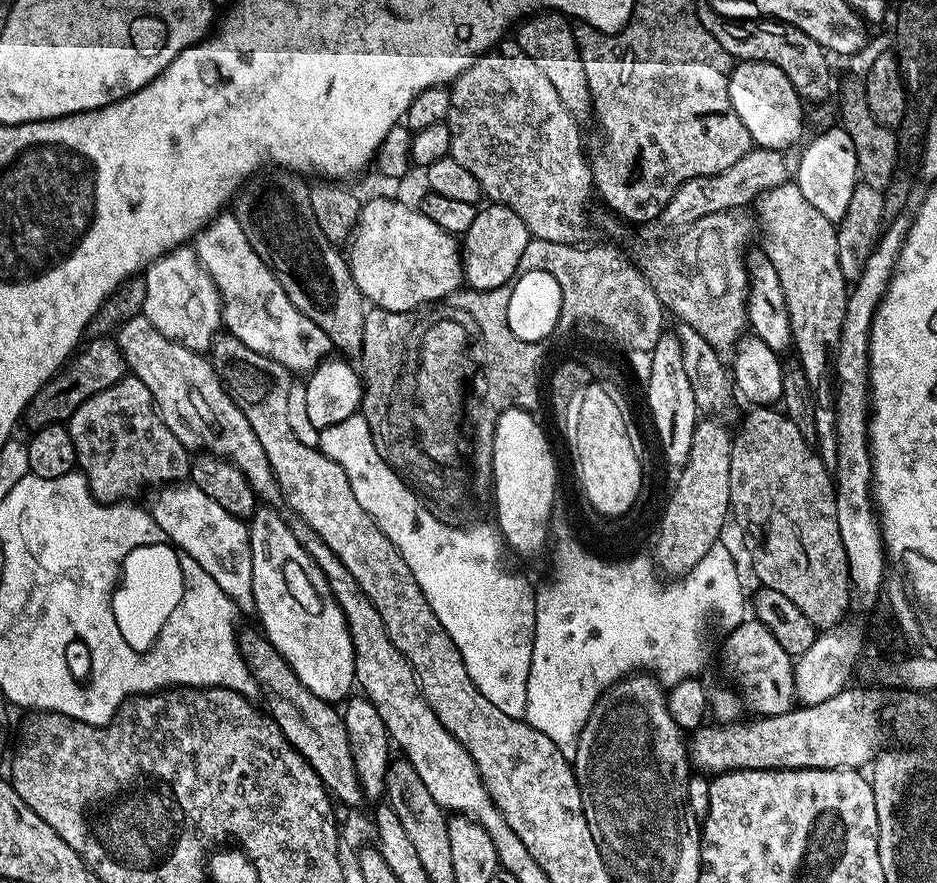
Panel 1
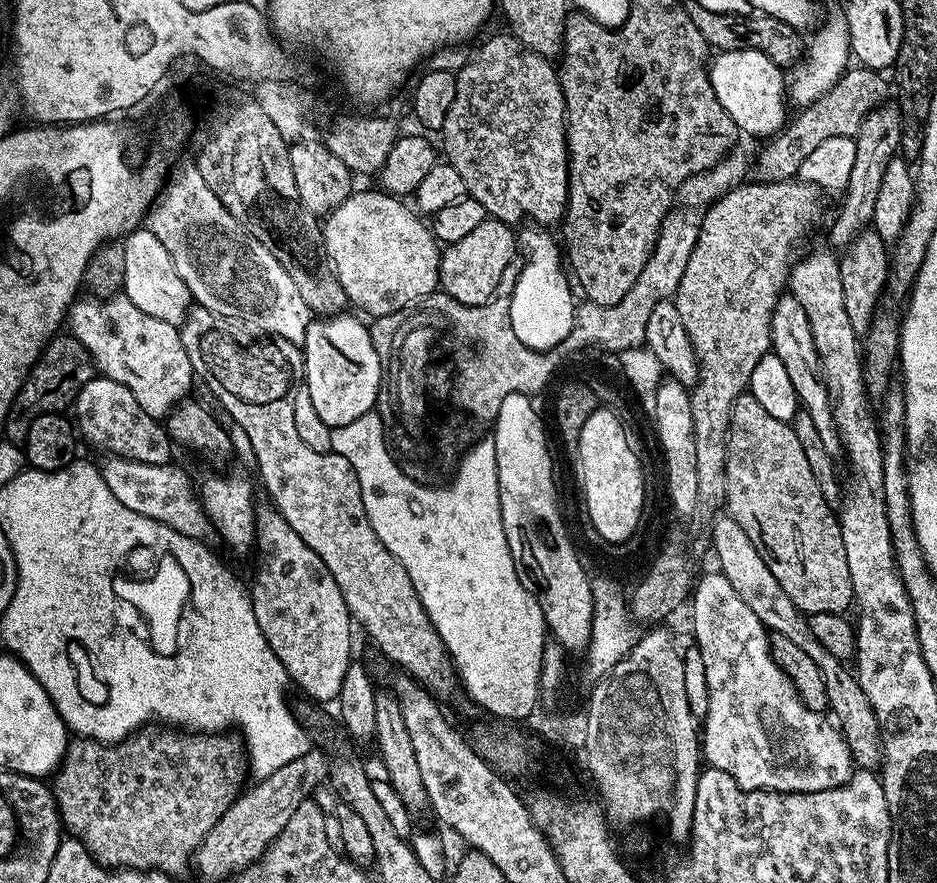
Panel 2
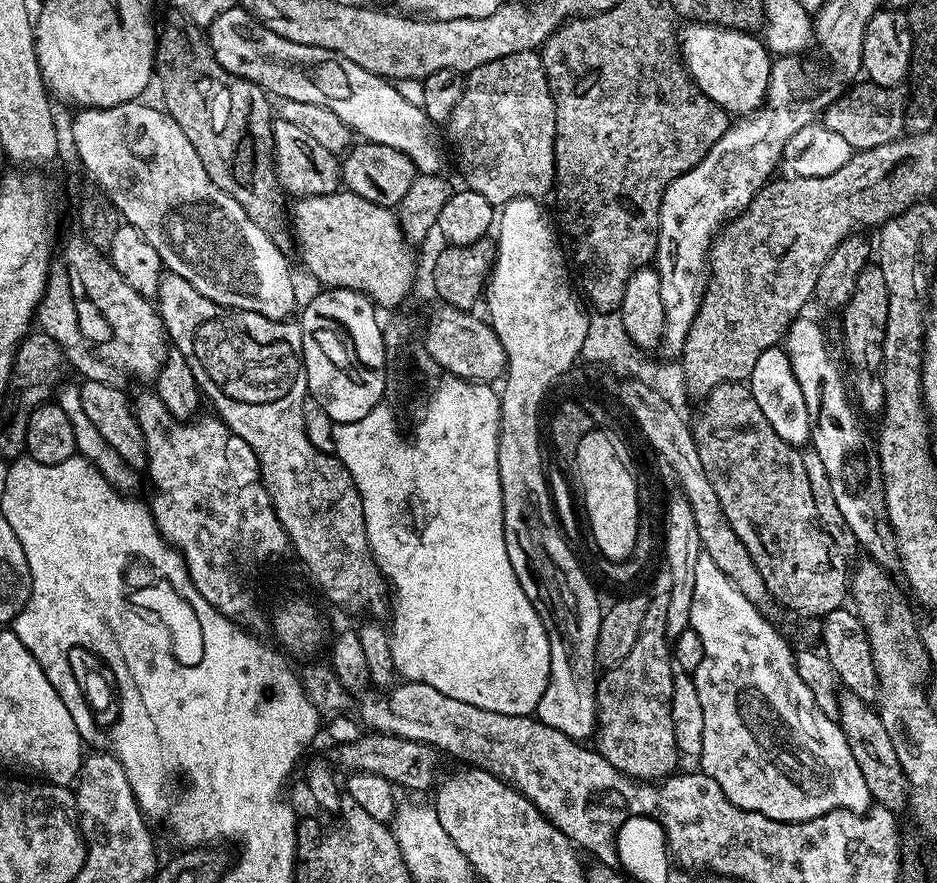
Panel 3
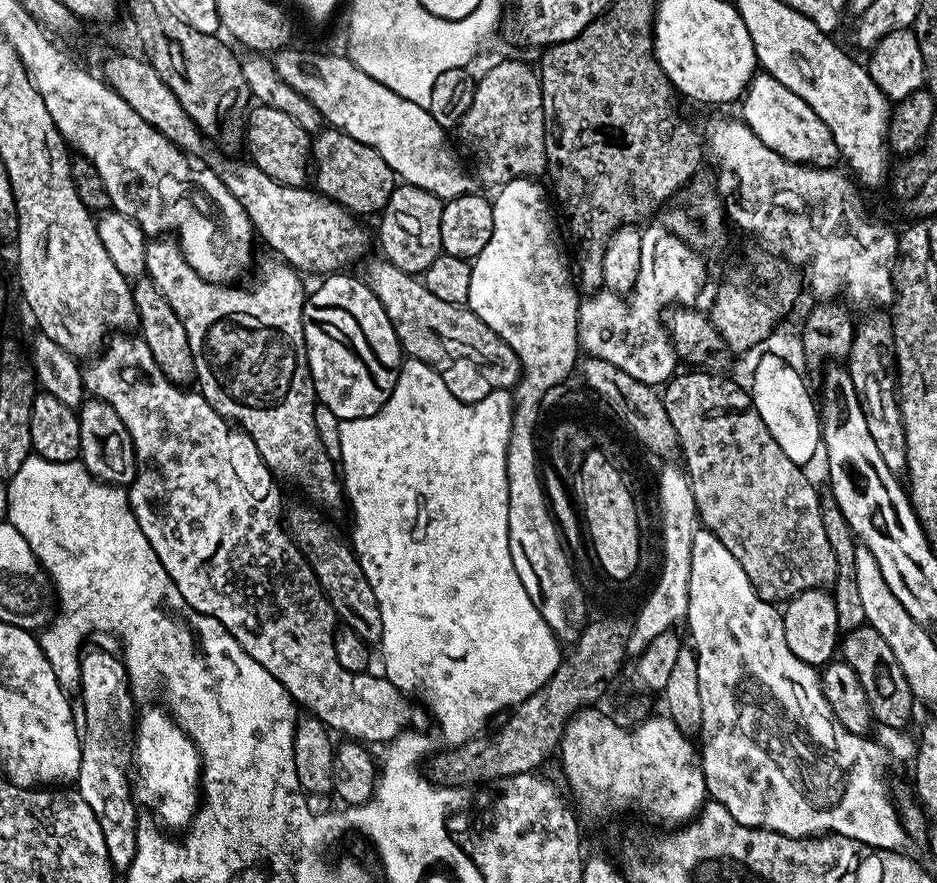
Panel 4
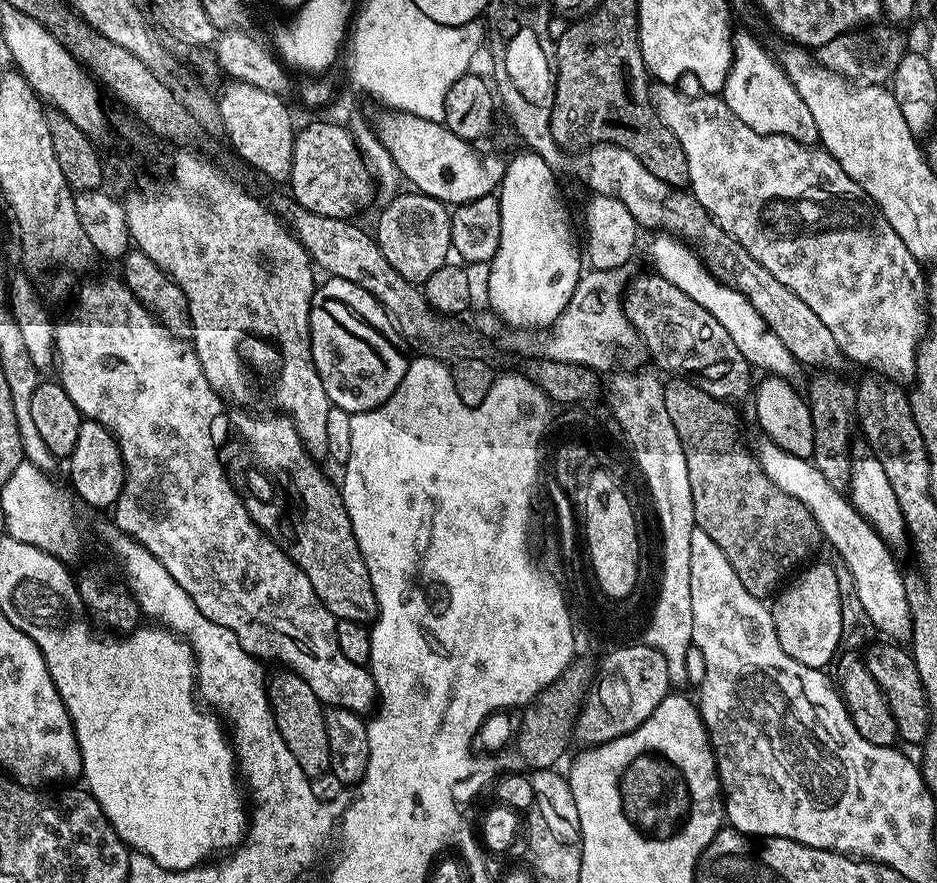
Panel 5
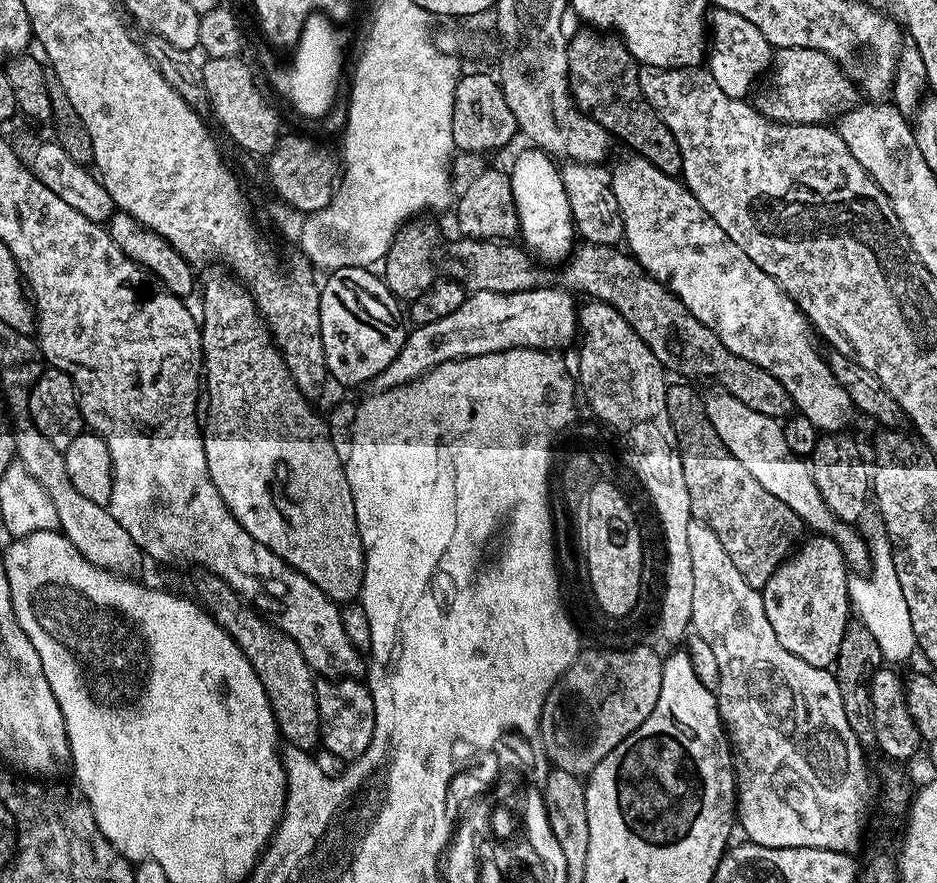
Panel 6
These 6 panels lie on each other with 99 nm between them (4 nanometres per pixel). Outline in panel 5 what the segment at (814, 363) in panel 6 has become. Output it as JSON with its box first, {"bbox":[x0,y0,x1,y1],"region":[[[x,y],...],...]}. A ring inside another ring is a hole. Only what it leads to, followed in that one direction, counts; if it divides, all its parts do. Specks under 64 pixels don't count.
{"bbox":[648,234,798,377],"region":[[[673,234],[653,236],[656,237],[653,238],[648,252],[652,255],[653,266],[656,267],[653,268],[655,275],[666,278],[666,282],[678,286],[678,290],[682,290],[682,294],[690,294],[690,298],[694,298],[694,302],[698,302],[698,306],[710,310],[710,314],[714,314],[714,318],[718,318],[718,322],[722,322],[726,334],[730,334],[730,338],[734,338],[734,346],[738,346],[738,350],[742,350],[742,354],[753,369],[765,368],[763,371],[773,376],[795,377],[798,361],[782,344],[782,338],[778,338],[778,334],[774,334],[774,330],[766,324],[762,314],[758,314],[758,310],[737,288],[723,284],[704,264],[699,251],[691,243],[685,242],[681,237]]]}

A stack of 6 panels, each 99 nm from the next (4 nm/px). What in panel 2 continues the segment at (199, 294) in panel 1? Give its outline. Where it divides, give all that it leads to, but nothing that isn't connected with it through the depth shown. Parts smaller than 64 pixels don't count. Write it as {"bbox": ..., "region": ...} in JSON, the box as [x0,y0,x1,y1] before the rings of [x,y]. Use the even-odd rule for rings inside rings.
{"bbox":[123,226,193,326],"region":[[[141,226],[135,232],[123,237],[124,243],[124,288],[123,295],[127,296],[138,310],[150,314],[154,318],[162,318],[162,322],[170,322],[177,326],[183,324],[184,317],[190,311],[193,303],[186,282],[174,270],[174,262],[170,258],[170,250],[154,238],[154,234],[146,226]]]}

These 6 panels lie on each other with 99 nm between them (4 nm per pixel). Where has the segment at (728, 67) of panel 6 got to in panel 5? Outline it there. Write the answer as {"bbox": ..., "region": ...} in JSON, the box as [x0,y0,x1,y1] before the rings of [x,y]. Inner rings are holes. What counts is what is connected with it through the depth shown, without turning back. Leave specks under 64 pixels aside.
{"bbox":[722,31,818,145],"region":[[[737,31],[732,37],[732,65],[724,83],[722,98],[726,106],[746,126],[764,132],[766,135],[789,136],[803,144],[815,145],[818,137],[814,118],[802,102],[802,94],[794,90],[790,78],[775,55],[764,49],[764,44],[752,32]]]}

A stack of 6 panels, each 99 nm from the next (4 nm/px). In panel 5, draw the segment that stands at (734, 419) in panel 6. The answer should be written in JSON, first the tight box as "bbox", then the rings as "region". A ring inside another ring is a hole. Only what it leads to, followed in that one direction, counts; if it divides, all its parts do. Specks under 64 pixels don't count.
{"bbox":[754,438,912,638],"region":[[[769,438],[762,439],[754,448],[754,455],[760,461],[762,470],[772,482],[786,494],[798,498],[814,514],[814,522],[818,522],[821,537],[832,543],[835,555],[849,567],[854,578],[855,589],[858,590],[859,601],[863,609],[870,614],[874,626],[888,638],[907,637],[912,630],[912,611],[908,605],[908,586],[906,576],[900,573],[896,565],[893,549],[873,529],[872,524],[862,514],[858,514],[851,499],[843,491],[830,486],[825,475],[811,459],[790,454],[782,446]]]}

